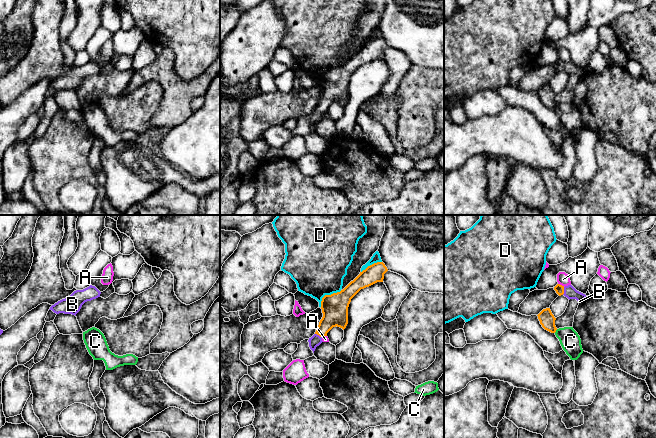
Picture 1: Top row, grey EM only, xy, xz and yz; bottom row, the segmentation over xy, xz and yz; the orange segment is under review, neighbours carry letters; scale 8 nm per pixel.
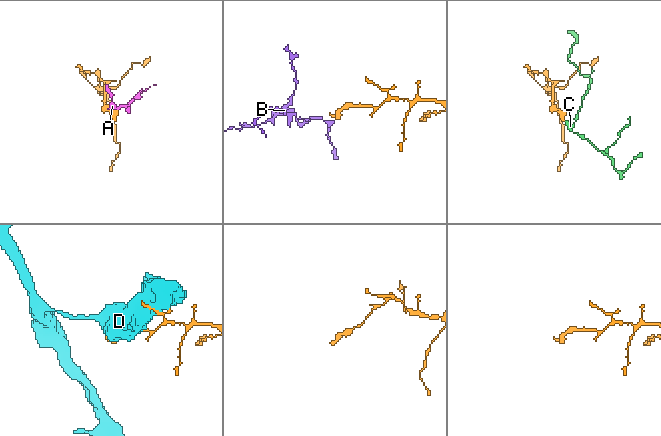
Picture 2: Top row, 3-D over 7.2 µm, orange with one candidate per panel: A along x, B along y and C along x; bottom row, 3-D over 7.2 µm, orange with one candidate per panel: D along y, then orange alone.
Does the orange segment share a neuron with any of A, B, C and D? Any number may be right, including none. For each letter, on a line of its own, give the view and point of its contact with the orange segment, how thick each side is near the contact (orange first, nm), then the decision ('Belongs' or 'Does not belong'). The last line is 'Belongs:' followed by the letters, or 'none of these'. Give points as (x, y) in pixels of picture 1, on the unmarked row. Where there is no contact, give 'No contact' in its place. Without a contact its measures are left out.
A: Touches orange at yz (561, 61). Thickness 70 nm (orange) against 100 nm. Does not belong
B: Touches orange at yz (563, 67). Thickness 70 nm (orange) against 100 nm. Belongs
C: Touches orange at yz (555, 107). Thickness 120 nm (orange) against 160 nm. Does not belong
D: Touches orange at xz (327, 71). Thickness 220 nm (orange) against 440 nm. Does not belong
Belongs: B

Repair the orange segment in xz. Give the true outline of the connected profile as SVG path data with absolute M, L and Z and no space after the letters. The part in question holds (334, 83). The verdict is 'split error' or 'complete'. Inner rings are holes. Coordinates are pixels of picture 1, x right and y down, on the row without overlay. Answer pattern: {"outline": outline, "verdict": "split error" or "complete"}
{"outline": "M377 38L368 42L351 57L343 66L331 71L325 71L321 77L323 93L319 98L315 110L309 114L309 123L315 127L323 117L322 114L333 103L343 106L348 100L348 83L351 75L361 66L377 58L383 58L384 50L388 47L383 38Z", "verdict": "split error"}

